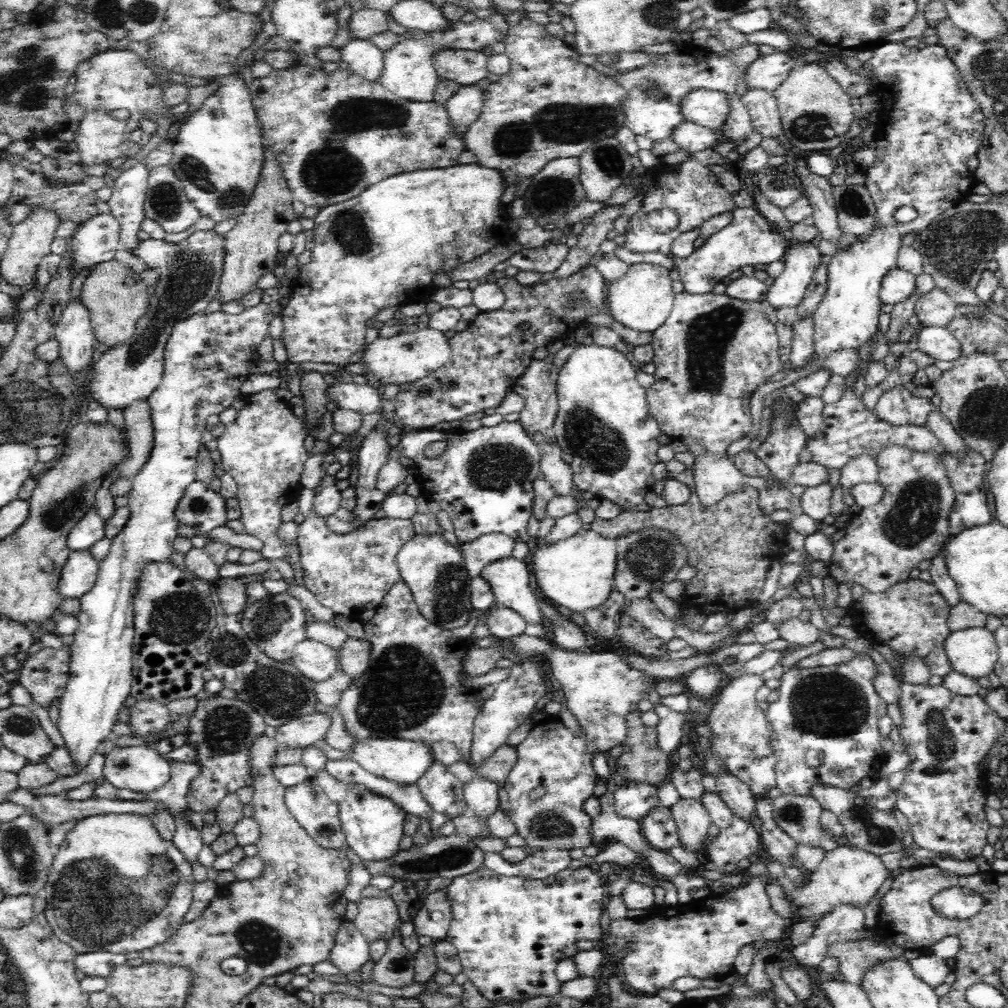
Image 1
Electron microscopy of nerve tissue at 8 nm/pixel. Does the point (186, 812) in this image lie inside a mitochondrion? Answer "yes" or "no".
no

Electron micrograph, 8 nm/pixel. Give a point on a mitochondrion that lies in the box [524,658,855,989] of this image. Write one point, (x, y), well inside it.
(548, 823)

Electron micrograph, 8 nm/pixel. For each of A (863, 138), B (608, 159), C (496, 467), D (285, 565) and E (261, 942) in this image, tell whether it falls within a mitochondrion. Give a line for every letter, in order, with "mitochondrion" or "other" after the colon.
A: other
B: mitochondrion
C: mitochondrion
D: other
E: mitochondrion

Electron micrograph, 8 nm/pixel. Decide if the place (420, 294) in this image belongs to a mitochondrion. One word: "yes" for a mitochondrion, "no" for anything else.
no

